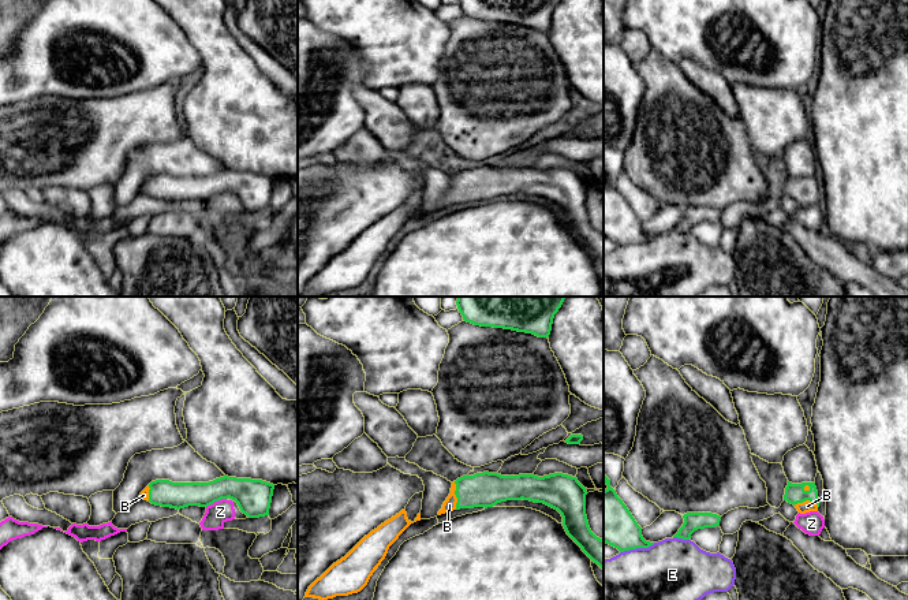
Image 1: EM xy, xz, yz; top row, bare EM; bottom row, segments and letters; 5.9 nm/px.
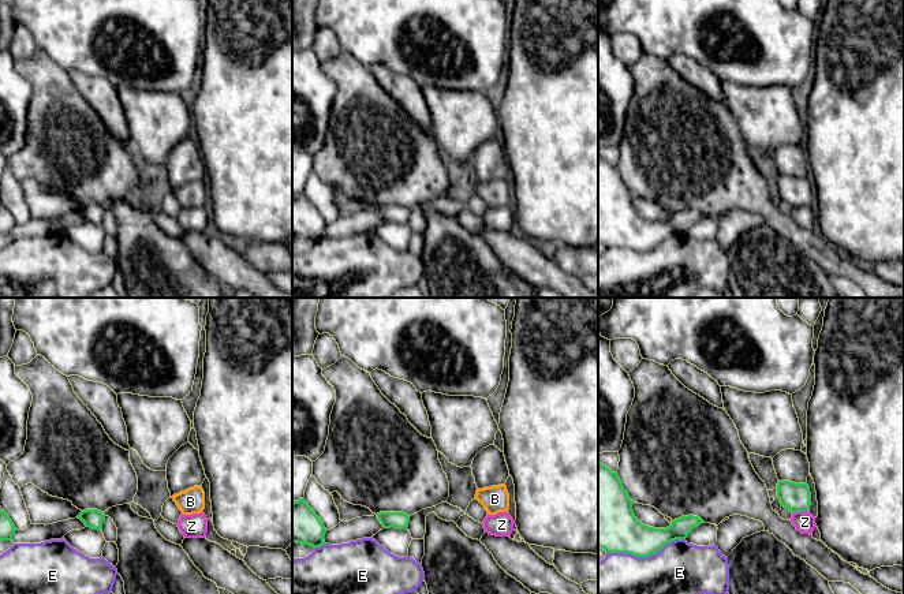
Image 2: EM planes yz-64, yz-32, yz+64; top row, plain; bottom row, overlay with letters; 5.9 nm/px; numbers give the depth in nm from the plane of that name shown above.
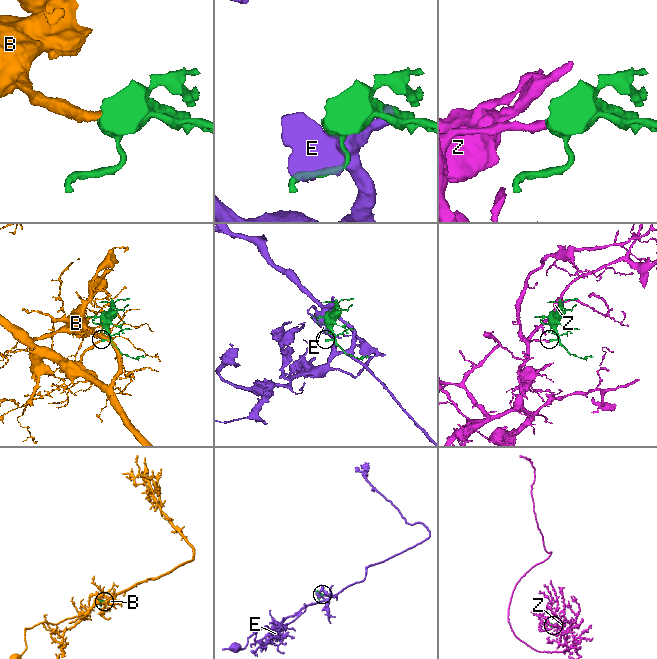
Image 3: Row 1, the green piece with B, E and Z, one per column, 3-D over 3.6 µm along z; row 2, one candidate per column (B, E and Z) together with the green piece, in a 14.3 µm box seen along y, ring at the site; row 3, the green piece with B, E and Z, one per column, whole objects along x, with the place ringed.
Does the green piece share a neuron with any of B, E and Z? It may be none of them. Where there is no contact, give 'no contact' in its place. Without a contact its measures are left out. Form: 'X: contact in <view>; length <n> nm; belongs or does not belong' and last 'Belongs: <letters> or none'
B: contact in xz; length 170 nm; belongs
E: contact in yz; length 220 nm; does not belong
Z: contact in xy; length 130 nm; does not belong
Belongs: B

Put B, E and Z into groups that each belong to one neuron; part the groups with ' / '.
B / E / Z

